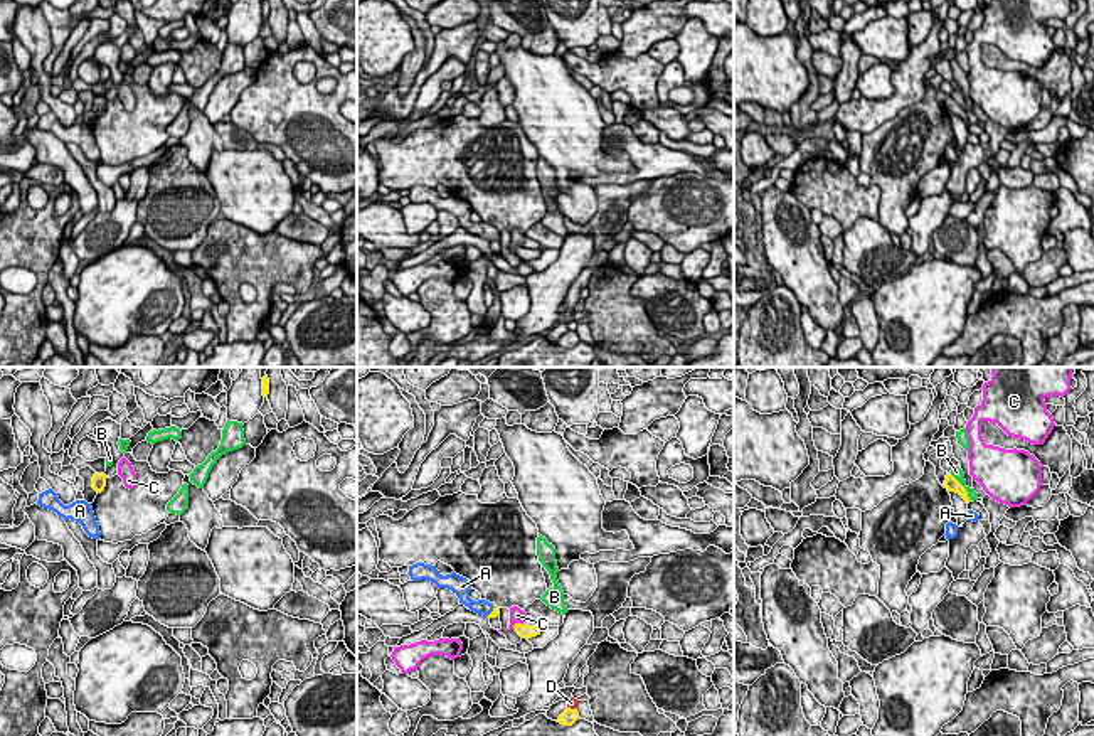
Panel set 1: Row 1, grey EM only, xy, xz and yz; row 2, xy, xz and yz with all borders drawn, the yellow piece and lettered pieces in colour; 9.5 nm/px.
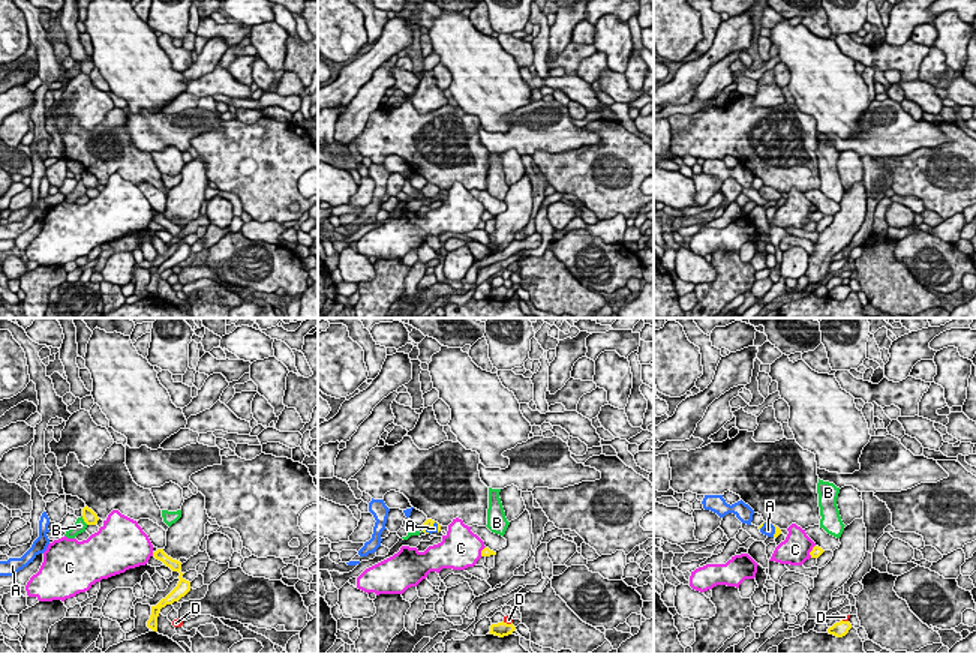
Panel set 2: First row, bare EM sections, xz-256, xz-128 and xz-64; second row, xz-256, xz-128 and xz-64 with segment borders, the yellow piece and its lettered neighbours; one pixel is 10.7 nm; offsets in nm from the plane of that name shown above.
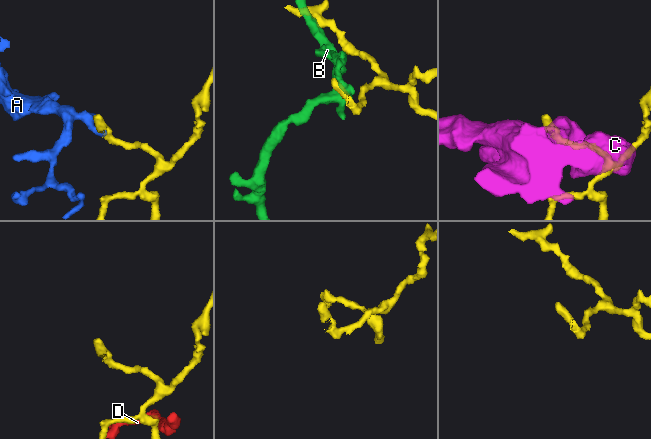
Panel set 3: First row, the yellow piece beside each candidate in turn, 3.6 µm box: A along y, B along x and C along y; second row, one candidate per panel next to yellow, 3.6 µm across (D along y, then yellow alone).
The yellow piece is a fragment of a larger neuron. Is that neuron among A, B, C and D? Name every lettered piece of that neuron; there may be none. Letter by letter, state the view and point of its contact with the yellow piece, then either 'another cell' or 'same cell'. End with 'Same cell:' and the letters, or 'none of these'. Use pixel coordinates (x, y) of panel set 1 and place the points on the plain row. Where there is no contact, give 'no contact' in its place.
A: xz (493, 233) | same cell
B: yz (963, 110) | another cell
C: xz (517, 246) | another cell
D: xz (569, 330) | another cell
Same cell: A

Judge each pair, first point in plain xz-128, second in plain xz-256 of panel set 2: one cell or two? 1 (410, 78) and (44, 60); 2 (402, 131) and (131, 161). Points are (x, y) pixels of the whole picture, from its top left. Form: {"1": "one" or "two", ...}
{"1": "one", "2": "one"}

